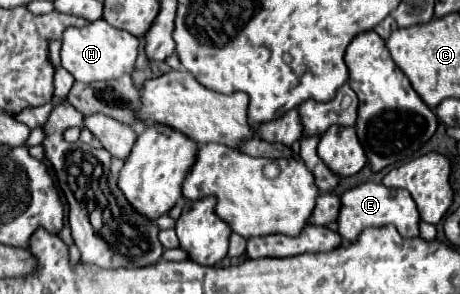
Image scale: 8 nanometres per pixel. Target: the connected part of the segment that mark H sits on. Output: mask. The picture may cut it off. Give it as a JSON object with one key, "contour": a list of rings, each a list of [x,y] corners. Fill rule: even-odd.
{"contour":[[[104,19],[88,23],[86,27],[68,27],[62,37],[62,67],[72,73],[76,81],[92,83],[92,81],[110,81],[118,79],[124,73],[132,75],[136,57],[138,57],[138,39],[128,31],[116,29]]]}

